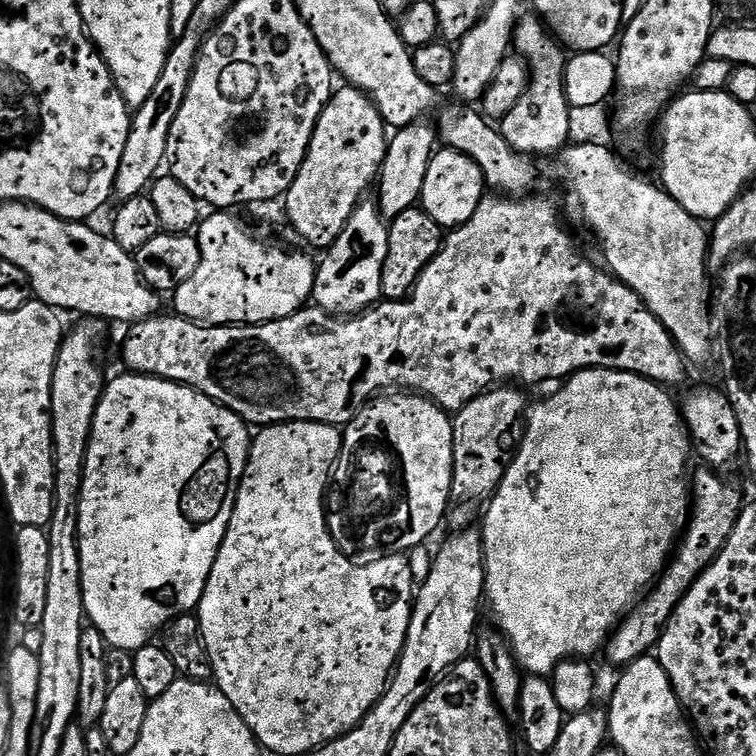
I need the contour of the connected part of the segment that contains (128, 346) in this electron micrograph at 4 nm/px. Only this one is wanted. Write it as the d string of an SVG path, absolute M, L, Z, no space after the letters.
M504 194L485 195L483 202L474 210L474 218L460 228L451 229L444 237L440 252L422 270L416 284L410 289L403 300L384 300L371 307L359 316L341 318L331 316L315 306L305 306L295 312L290 318L282 318L265 324L229 324L226 328L214 328L207 324L195 324L193 320L175 314L157 314L140 320L127 329L128 337L124 340L124 364L129 373L141 376L157 376L163 380L172 380L176 384L185 384L187 388L206 394L214 402L226 406L234 414L238 414L249 426L267 426L270 424L289 424L290 422L318 422L319 424L335 424L347 426L363 408L369 407L372 401L389 390L407 390L412 394L426 396L433 400L438 407L449 414L455 414L465 408L474 398L478 398L488 389L503 385L505 382L515 382L517 385L544 384L547 380L563 381L573 372L581 372L587 368L609 368L619 372L633 372L646 379L654 381L669 390L676 390L679 384L688 380L689 361L685 360L676 340L658 322L658 318L646 306L646 302L630 286L616 279L611 272L605 270L599 263L587 260L580 253L576 240L564 229L560 221L560 212L548 200L533 195L531 198L509 198Z

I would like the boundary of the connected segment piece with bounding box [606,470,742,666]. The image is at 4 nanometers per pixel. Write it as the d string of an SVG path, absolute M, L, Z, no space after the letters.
M703 470L704 472L695 473L694 479L690 484L690 515L688 517L688 526L684 529L676 546L676 551L671 560L668 561L665 569L660 574L660 579L652 585L650 591L637 603L636 607L616 625L616 631L608 637L606 653L608 660L612 664L627 666L633 664L639 656L649 655L660 642L660 635L664 633L664 628L672 616L672 611L678 606L680 599L690 590L690 586L709 568L714 562L714 558L726 546L726 538L730 538L730 530L734 530L734 522L738 522L742 499L740 492L732 484L727 484L723 480L723 475L717 474L712 470Z

